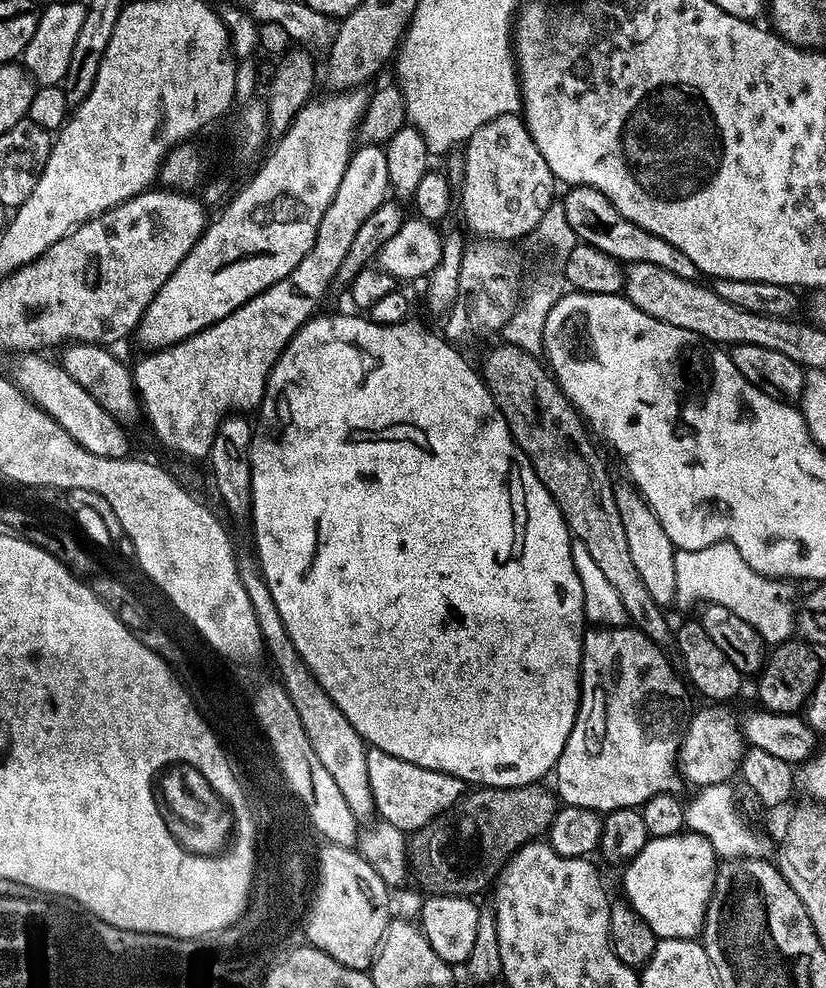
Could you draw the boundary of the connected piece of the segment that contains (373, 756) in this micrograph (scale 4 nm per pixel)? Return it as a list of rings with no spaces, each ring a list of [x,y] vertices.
[[[369,747],[366,754],[366,778],[370,782],[370,794],[374,798],[374,806],[376,807],[375,815],[379,817],[381,821],[395,828],[400,828],[406,834],[416,834],[423,830],[426,825],[430,823],[434,818],[441,816],[443,812],[449,812],[455,804],[460,801],[461,796],[465,795],[466,785],[464,781],[458,779],[456,776],[451,776],[445,772],[439,772],[438,770],[426,770],[426,766],[414,766],[414,762],[402,762],[402,758],[394,758],[394,754],[386,754],[382,750]]]

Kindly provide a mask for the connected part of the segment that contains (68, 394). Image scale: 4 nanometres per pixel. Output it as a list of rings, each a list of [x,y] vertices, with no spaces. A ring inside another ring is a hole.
[[[24,354],[19,357],[16,364],[16,376],[14,383],[25,396],[36,404],[68,433],[70,438],[82,446],[91,454],[102,455],[105,458],[122,459],[129,455],[128,436],[123,432],[121,421],[111,416],[102,406],[98,406],[95,398],[66,370],[60,367],[59,363],[47,360],[44,354]]]

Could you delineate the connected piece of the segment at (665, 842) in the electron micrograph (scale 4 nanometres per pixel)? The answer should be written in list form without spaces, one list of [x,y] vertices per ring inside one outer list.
[[[687,830],[670,838],[650,838],[633,860],[623,865],[623,899],[662,940],[695,940],[703,933],[708,903],[714,890],[718,857],[714,846]]]

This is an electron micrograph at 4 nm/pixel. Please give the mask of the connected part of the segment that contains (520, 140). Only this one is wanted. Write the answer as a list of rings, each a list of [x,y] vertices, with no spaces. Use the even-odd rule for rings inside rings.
[[[517,113],[499,115],[484,123],[471,135],[464,146],[464,176],[462,192],[458,194],[458,204],[462,206],[462,216],[467,228],[486,240],[516,242],[516,239],[528,237],[540,227],[544,213],[556,200],[554,186],[556,179],[546,164],[541,151],[534,145],[524,119]]]

